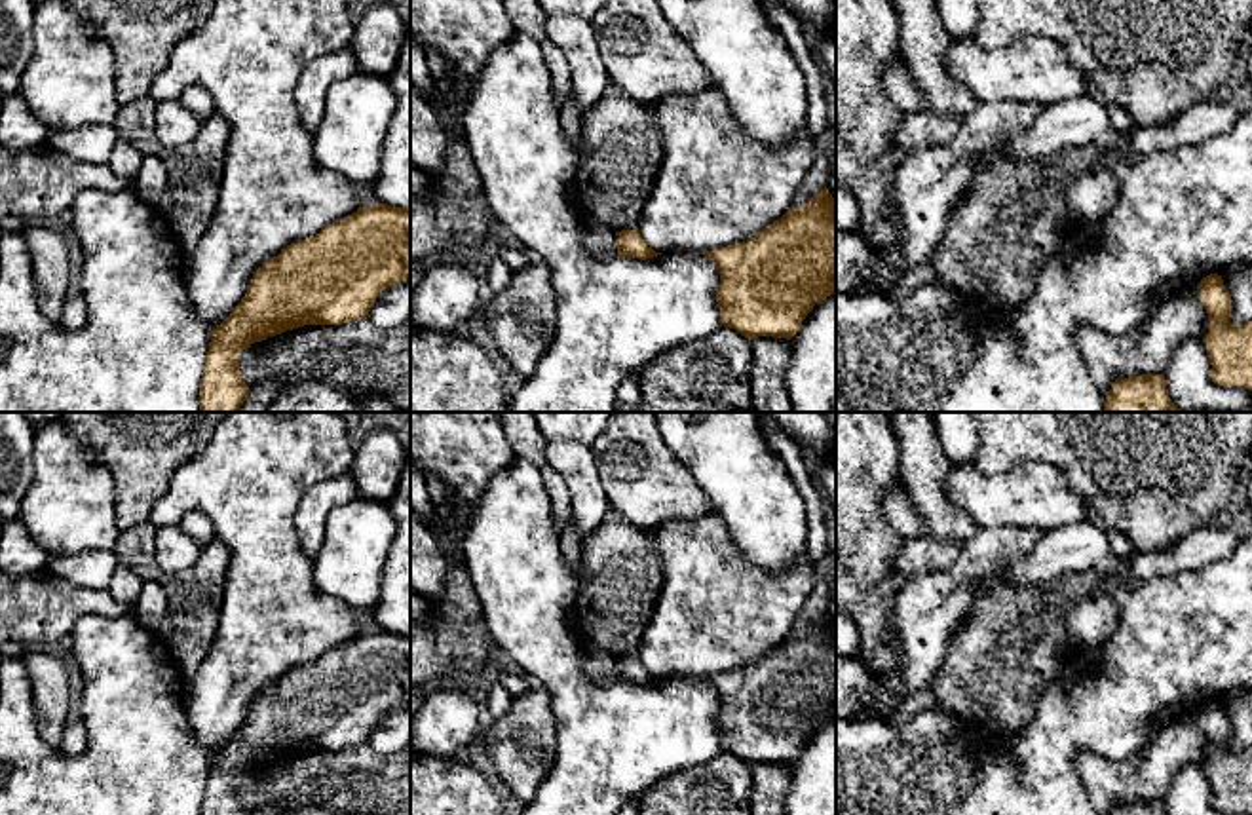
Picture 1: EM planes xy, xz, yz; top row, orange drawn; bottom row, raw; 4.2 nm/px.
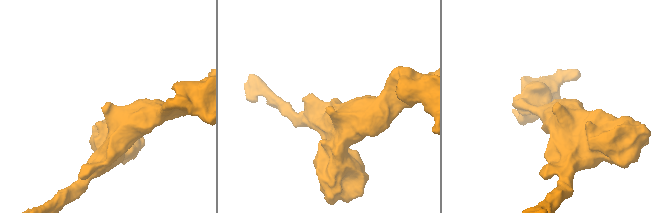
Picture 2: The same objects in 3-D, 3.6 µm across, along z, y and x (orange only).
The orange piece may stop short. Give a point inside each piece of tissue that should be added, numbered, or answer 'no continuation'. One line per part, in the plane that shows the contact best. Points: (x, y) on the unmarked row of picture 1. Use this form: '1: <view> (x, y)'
no continuation

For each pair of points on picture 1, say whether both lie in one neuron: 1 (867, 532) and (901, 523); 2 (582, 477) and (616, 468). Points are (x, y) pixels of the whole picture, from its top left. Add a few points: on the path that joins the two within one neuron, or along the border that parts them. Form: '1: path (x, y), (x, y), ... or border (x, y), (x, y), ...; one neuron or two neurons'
1: border (899, 485), (884, 500), (884, 515), (907, 542); two neurons
2: border (589, 445), (610, 508); two neurons

